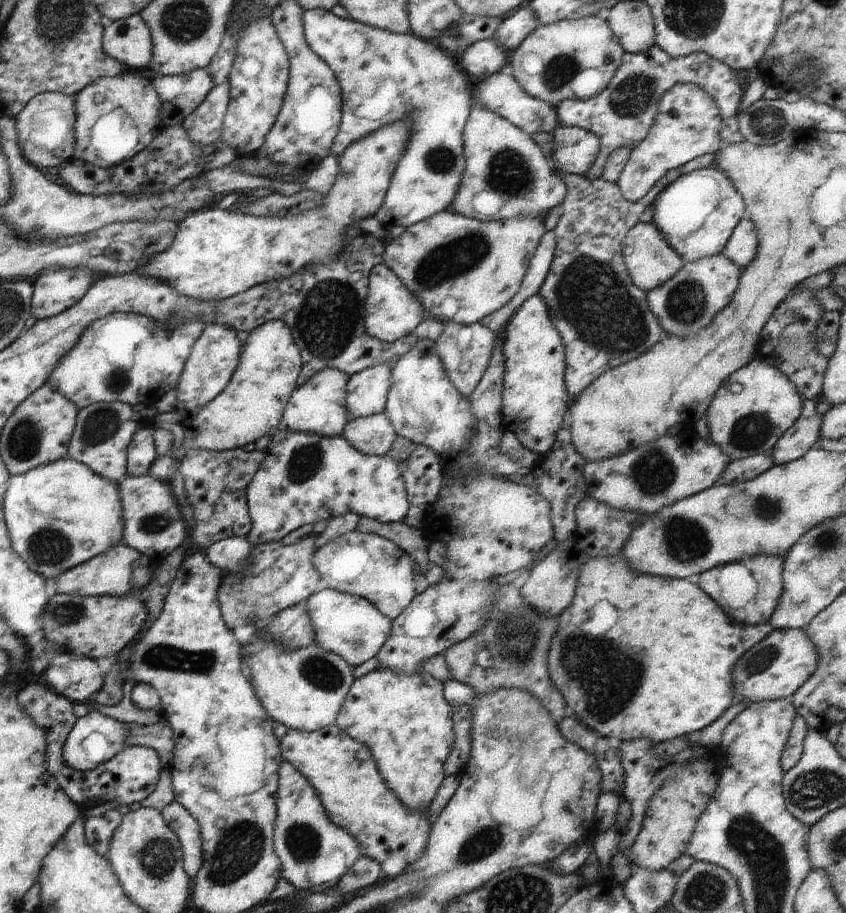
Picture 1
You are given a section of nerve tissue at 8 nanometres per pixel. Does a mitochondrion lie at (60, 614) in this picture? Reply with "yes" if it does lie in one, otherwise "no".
yes

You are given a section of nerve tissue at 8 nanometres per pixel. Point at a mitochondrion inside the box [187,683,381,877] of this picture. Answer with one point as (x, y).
(303, 842)

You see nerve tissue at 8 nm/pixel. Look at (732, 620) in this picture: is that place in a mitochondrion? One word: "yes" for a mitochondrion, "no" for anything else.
no

